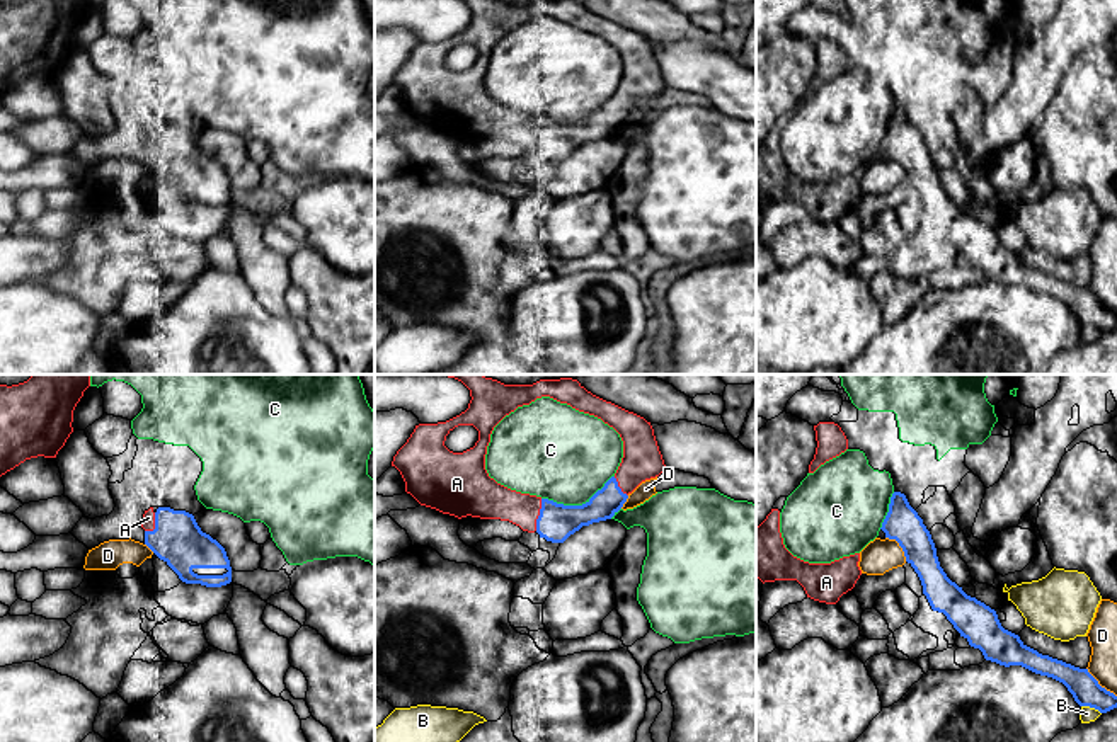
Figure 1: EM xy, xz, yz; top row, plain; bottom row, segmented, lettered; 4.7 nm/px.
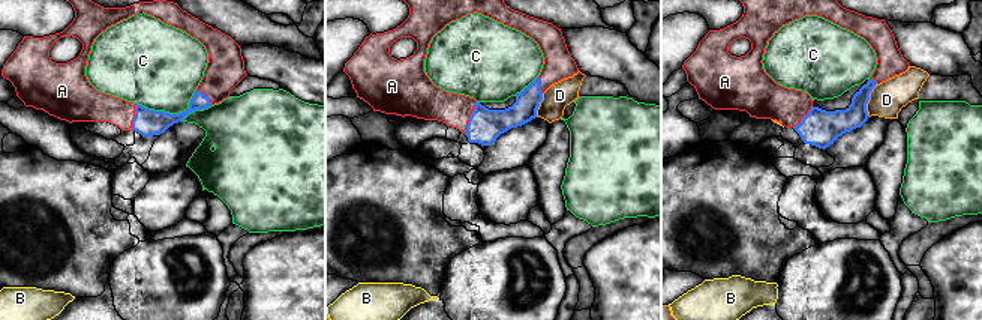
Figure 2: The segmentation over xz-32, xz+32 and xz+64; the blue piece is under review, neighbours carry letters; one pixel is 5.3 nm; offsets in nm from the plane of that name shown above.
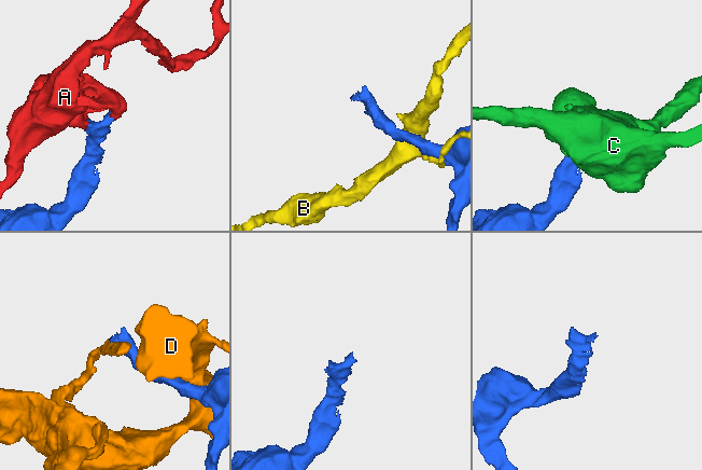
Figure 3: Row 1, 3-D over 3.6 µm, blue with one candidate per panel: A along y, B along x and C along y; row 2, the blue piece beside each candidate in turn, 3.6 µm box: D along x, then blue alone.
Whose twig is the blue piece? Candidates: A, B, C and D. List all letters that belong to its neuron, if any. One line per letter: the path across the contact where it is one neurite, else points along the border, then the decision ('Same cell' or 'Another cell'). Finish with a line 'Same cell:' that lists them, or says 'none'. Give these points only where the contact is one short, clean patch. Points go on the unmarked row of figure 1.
A: Same cell
B: Another cell
C: Boundary: xz (613, 94), (581, 123), (557, 123), (542, 118). Another cell
D: Another cell
Same cell: A

